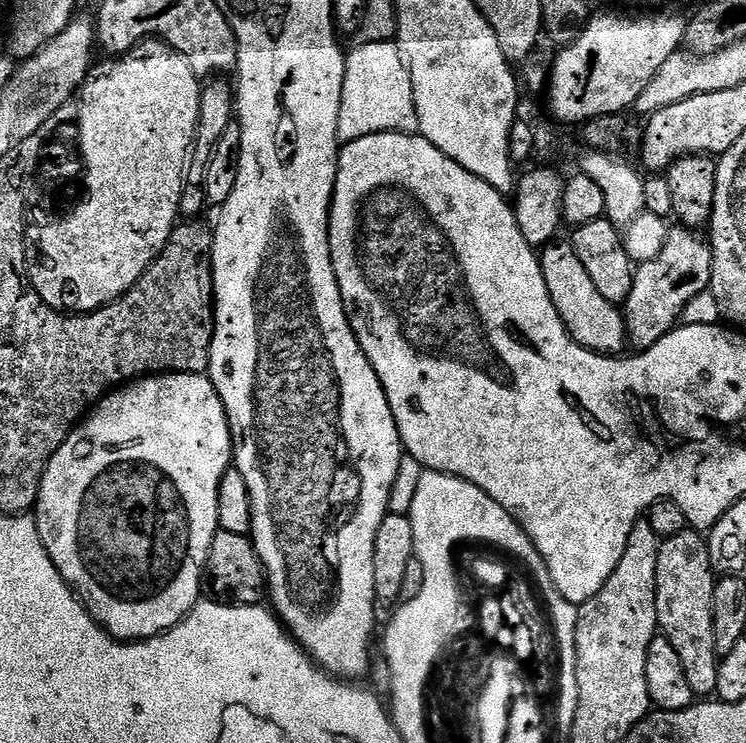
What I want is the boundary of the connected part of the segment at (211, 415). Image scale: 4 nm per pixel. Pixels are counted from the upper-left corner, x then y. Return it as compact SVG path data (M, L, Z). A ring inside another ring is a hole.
M166 372L133 380L109 392L99 404L95 405L91 415L73 428L64 445L58 450L58 454L54 454L54 458L46 466L34 509L38 534L54 566L60 571L69 588L79 596L81 604L88 609L97 624L117 640L135 642L169 632L175 624L186 619L192 607L201 599L204 567L210 554L210 542L215 538L220 526L218 486L222 482L222 474L226 474L226 470L233 467L233 464L232 435L226 410L211 380L207 375L198 372Z

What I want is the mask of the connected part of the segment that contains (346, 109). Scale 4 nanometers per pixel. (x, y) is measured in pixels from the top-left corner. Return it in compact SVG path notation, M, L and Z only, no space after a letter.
M370 42L353 47L353 52L347 53L344 62L344 81L342 82L342 110L338 110L338 138L341 145L354 142L358 138L366 138L370 134L382 134L383 132L410 132L419 133L418 110L414 106L414 90L412 89L412 79L408 73L408 65L404 63L404 58L400 54L400 49L392 42Z

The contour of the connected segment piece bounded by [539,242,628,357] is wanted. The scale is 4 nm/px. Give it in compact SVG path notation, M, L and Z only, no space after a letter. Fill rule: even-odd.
M553 242L539 253L542 278L546 278L546 290L550 290L550 302L554 302L558 318L562 318L568 337L586 350L597 352L599 356L619 357L628 344L623 311L602 298L602 293L595 288L594 281L586 271L586 266L582 266L571 243L560 243Z

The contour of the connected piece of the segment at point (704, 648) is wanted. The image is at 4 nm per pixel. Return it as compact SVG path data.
M695 530L667 537L658 550L656 622L682 662L693 697L708 698L718 686L720 655L714 646L714 590L717 573L710 566L707 539Z

